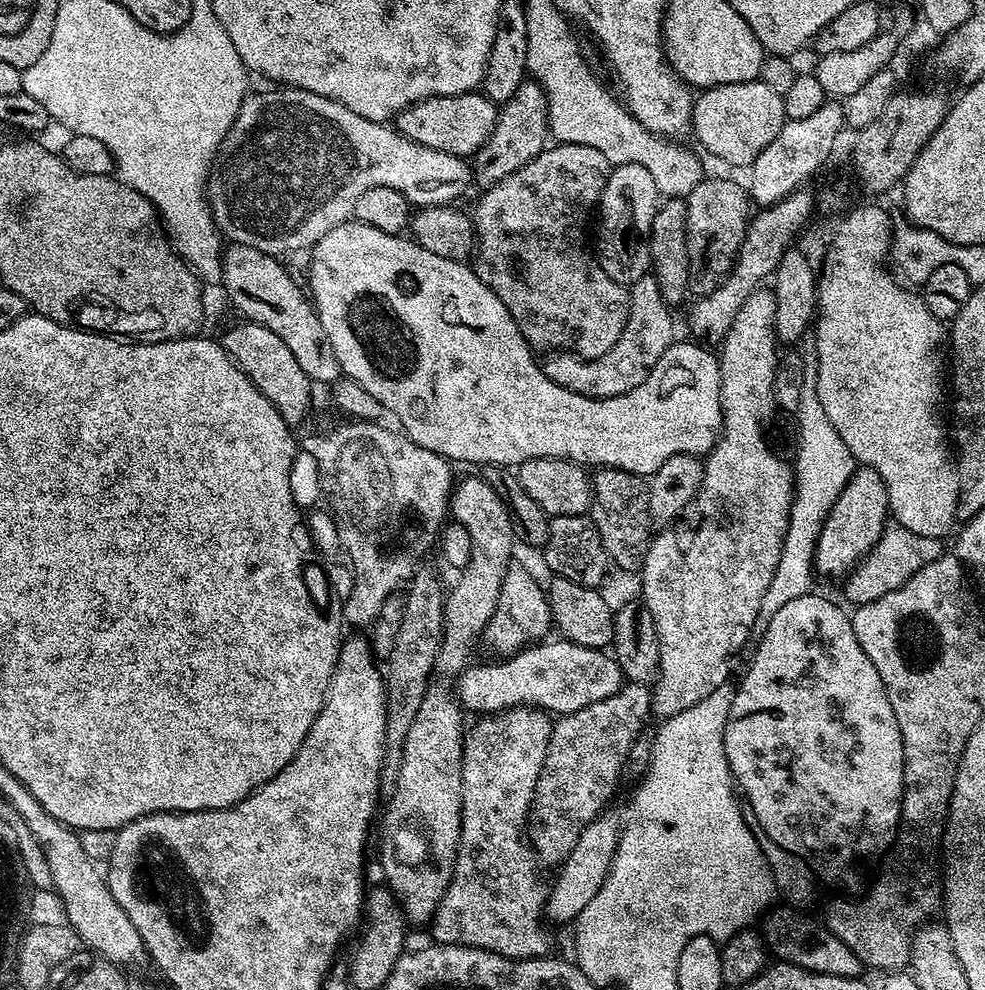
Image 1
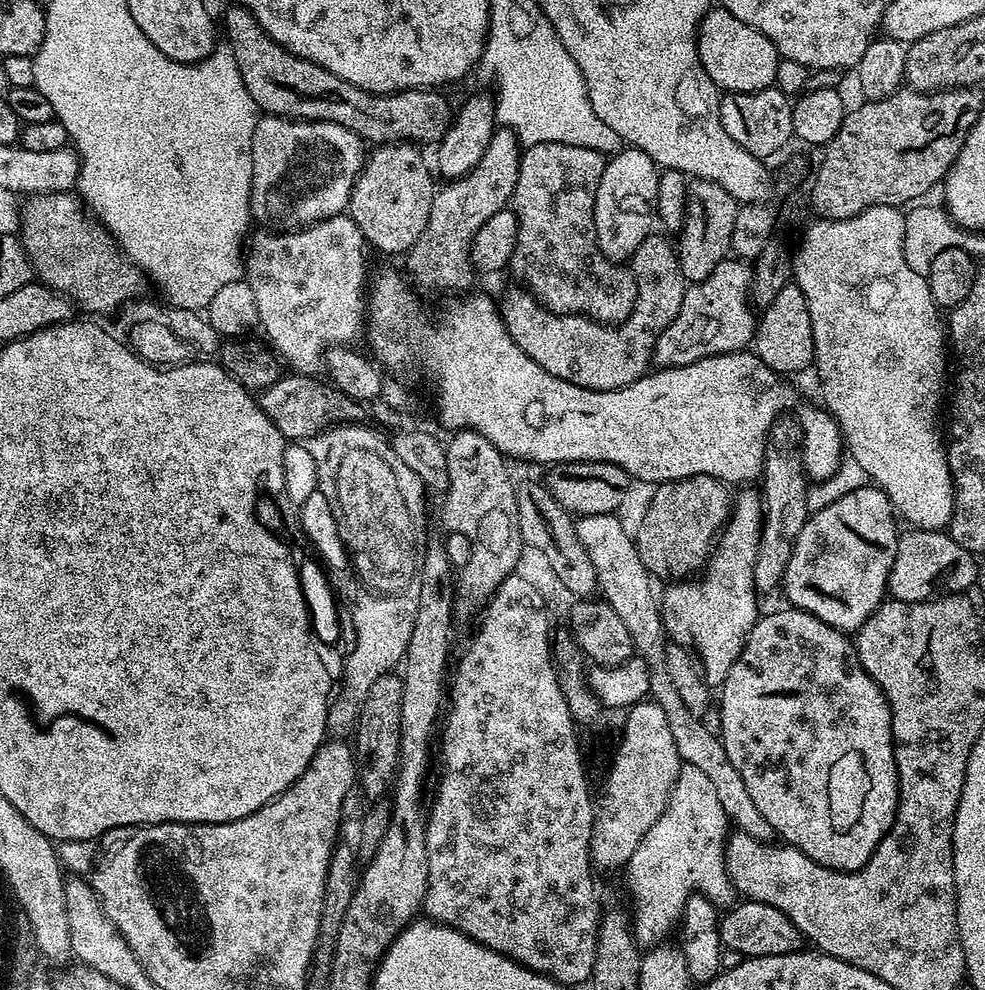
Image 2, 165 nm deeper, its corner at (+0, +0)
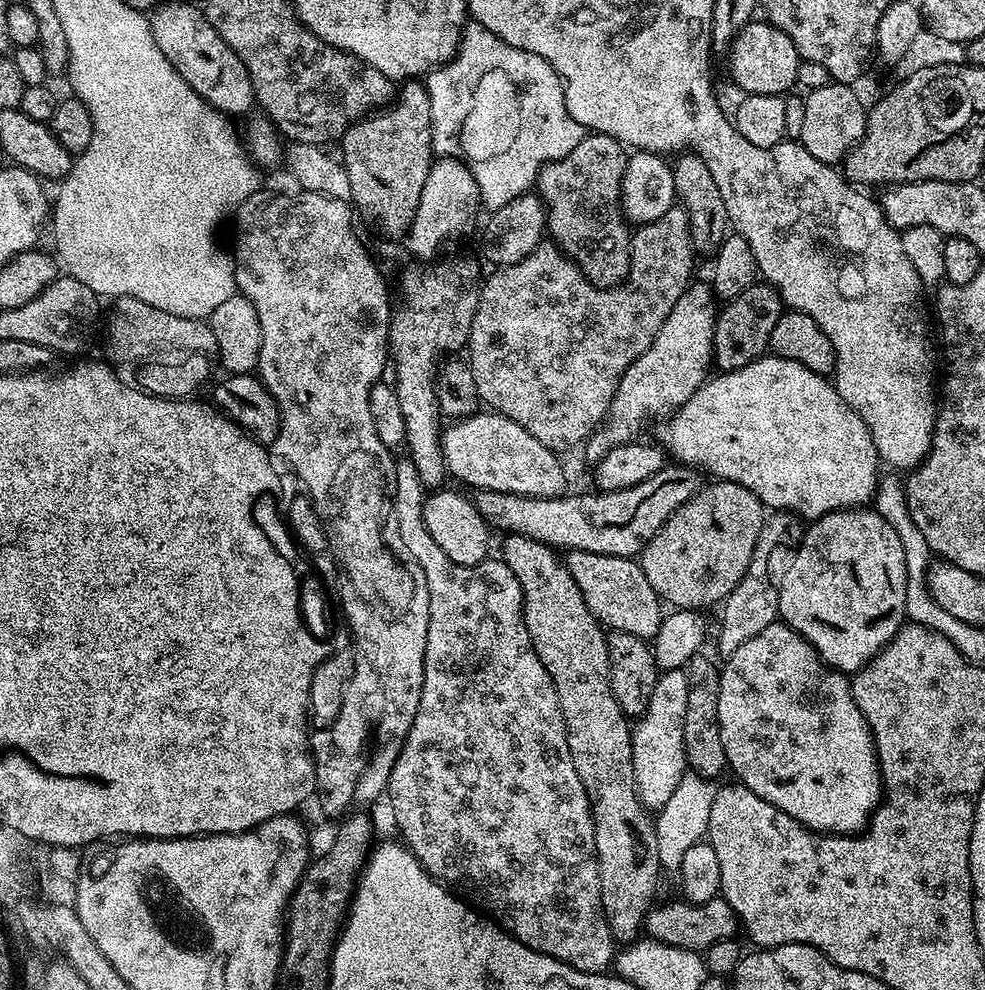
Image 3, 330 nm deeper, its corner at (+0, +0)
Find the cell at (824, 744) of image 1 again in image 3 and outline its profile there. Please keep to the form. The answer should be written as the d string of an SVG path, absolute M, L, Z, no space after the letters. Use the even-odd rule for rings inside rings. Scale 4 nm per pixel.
M783 622L754 634L723 663L718 726L728 768L736 771L735 779L811 832L851 836L865 831L882 799L882 781L872 727L854 702L851 679L831 668L805 636Z

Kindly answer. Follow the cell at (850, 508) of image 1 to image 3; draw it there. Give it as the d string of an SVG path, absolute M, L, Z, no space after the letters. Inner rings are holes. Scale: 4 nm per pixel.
M868 506L831 512L804 528L794 562L790 570L786 570L786 578L782 578L779 619L805 636L831 668L855 674L889 644L900 625L905 623L907 577L902 538L898 538L894 526L890 526L886 518Z

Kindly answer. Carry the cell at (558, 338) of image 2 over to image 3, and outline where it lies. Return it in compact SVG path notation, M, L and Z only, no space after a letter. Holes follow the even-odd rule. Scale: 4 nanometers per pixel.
M673 206L649 224L639 225L632 232L632 257L630 258L630 270L624 282L616 288L599 288L597 284L591 284L580 272L580 267L551 239L541 240L539 246L522 262L514 262L505 268L497 267L492 277L485 279L480 285L480 297L478 298L478 310L474 314L474 326L470 326L470 338L466 345L466 359L474 374L474 386L478 386L478 394L481 401L494 413L500 413L508 419L512 419L519 426L542 442L543 446L557 454L564 454L567 448L579 449L587 441L588 437L596 431L598 425L607 417L608 408L612 405L614 394L618 390L618 382L622 374L626 374L628 367L640 357L654 342L654 334L666 322L666 314L674 310L674 302L682 298L682 294L688 289L692 276L692 235L690 234L690 222L688 212L683 206Z

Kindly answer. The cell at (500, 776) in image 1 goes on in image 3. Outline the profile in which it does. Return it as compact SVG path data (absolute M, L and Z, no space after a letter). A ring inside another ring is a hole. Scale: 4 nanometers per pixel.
M410 458L403 459L395 461L396 480L390 488L396 493L393 496L391 493L390 496L391 510L384 522L384 530L391 539L393 536L404 547L405 554L409 556L407 559L426 578L426 590L430 594L430 622L426 630L422 702L418 702L418 714L414 714L414 726L410 726L410 734L392 767L386 793L386 800L392 803L392 812L396 815L396 824L404 835L401 836L403 843L407 844L408 849L418 858L420 865L435 880L463 894L481 913L487 914L504 931L518 938L518 942L530 946L530 950L538 950L579 972L607 973L613 967L618 944L602 910L592 806L588 803L588 795L578 778L578 770L574 770L574 762L570 758L568 731L566 722L562 718L562 706L558 706L558 694L554 690L554 682L546 666L542 666L532 645L530 634L526 630L522 586L518 586L518 578L514 578L514 570L510 570L510 566L506 566L503 559L489 558L473 568L467 568L458 562L450 562L450 558L442 554L438 542L430 538L430 530L426 530L424 483L414 462Z

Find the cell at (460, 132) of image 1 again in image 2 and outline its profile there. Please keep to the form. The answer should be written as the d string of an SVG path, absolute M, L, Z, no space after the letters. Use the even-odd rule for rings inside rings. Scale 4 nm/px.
M233 6L224 12L224 28L222 24L222 36L226 39L226 46L234 54L234 62L238 62L238 70L242 74L242 82L246 82L246 90L250 90L250 98L254 98L257 109L261 113L269 116L288 116L291 120L321 120L322 122L338 122L338 126L346 126L346 130L350 130L354 134L358 134L360 139L372 146L379 146L381 144L398 144L401 142L411 142L417 146L435 145L446 134L448 125L454 119L453 109L448 109L448 100L439 91L430 88L415 88L414 90L406 90L405 92L367 92L358 86L354 86L350 82L346 82L342 78L338 78L338 74L330 74L330 70L326 70L322 66L318 66L314 62L310 62L301 56L295 56L292 52L287 52L284 47L274 42L274 38L270 38L266 34L266 30L262 30L262 26L253 18L252 13L247 8Z

